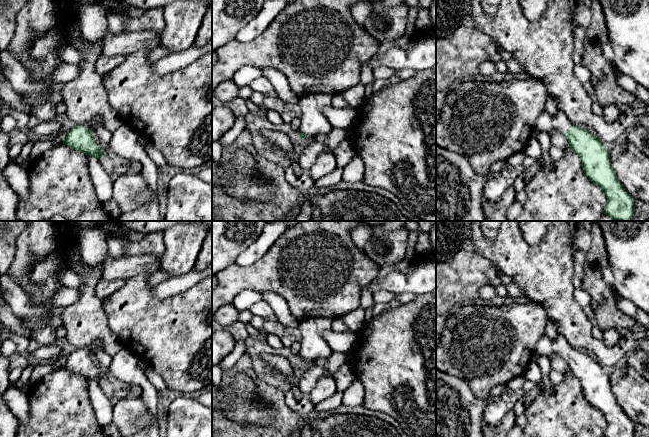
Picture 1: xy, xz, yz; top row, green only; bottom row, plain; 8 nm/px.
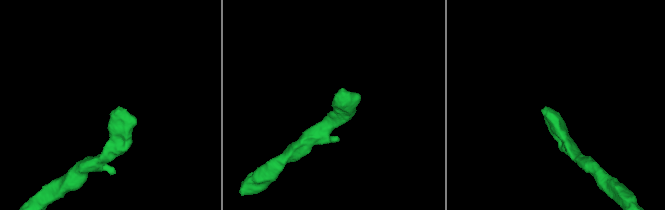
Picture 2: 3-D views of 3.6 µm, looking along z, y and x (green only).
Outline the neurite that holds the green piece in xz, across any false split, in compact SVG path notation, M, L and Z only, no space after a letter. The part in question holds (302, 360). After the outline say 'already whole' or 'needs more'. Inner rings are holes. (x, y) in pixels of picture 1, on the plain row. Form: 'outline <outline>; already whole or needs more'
outline M313 317L300 322L298 329L301 332L301 347L299 360L303 364L307 360L317 361L328 358L333 352L325 341L323 334L333 331L333 321L330 317Z; needs more

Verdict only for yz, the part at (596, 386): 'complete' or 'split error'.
split error

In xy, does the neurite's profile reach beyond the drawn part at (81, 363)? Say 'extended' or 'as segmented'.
extended

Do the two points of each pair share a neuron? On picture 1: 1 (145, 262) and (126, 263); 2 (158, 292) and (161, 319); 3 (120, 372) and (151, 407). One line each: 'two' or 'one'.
1: one
2: two
3: one

